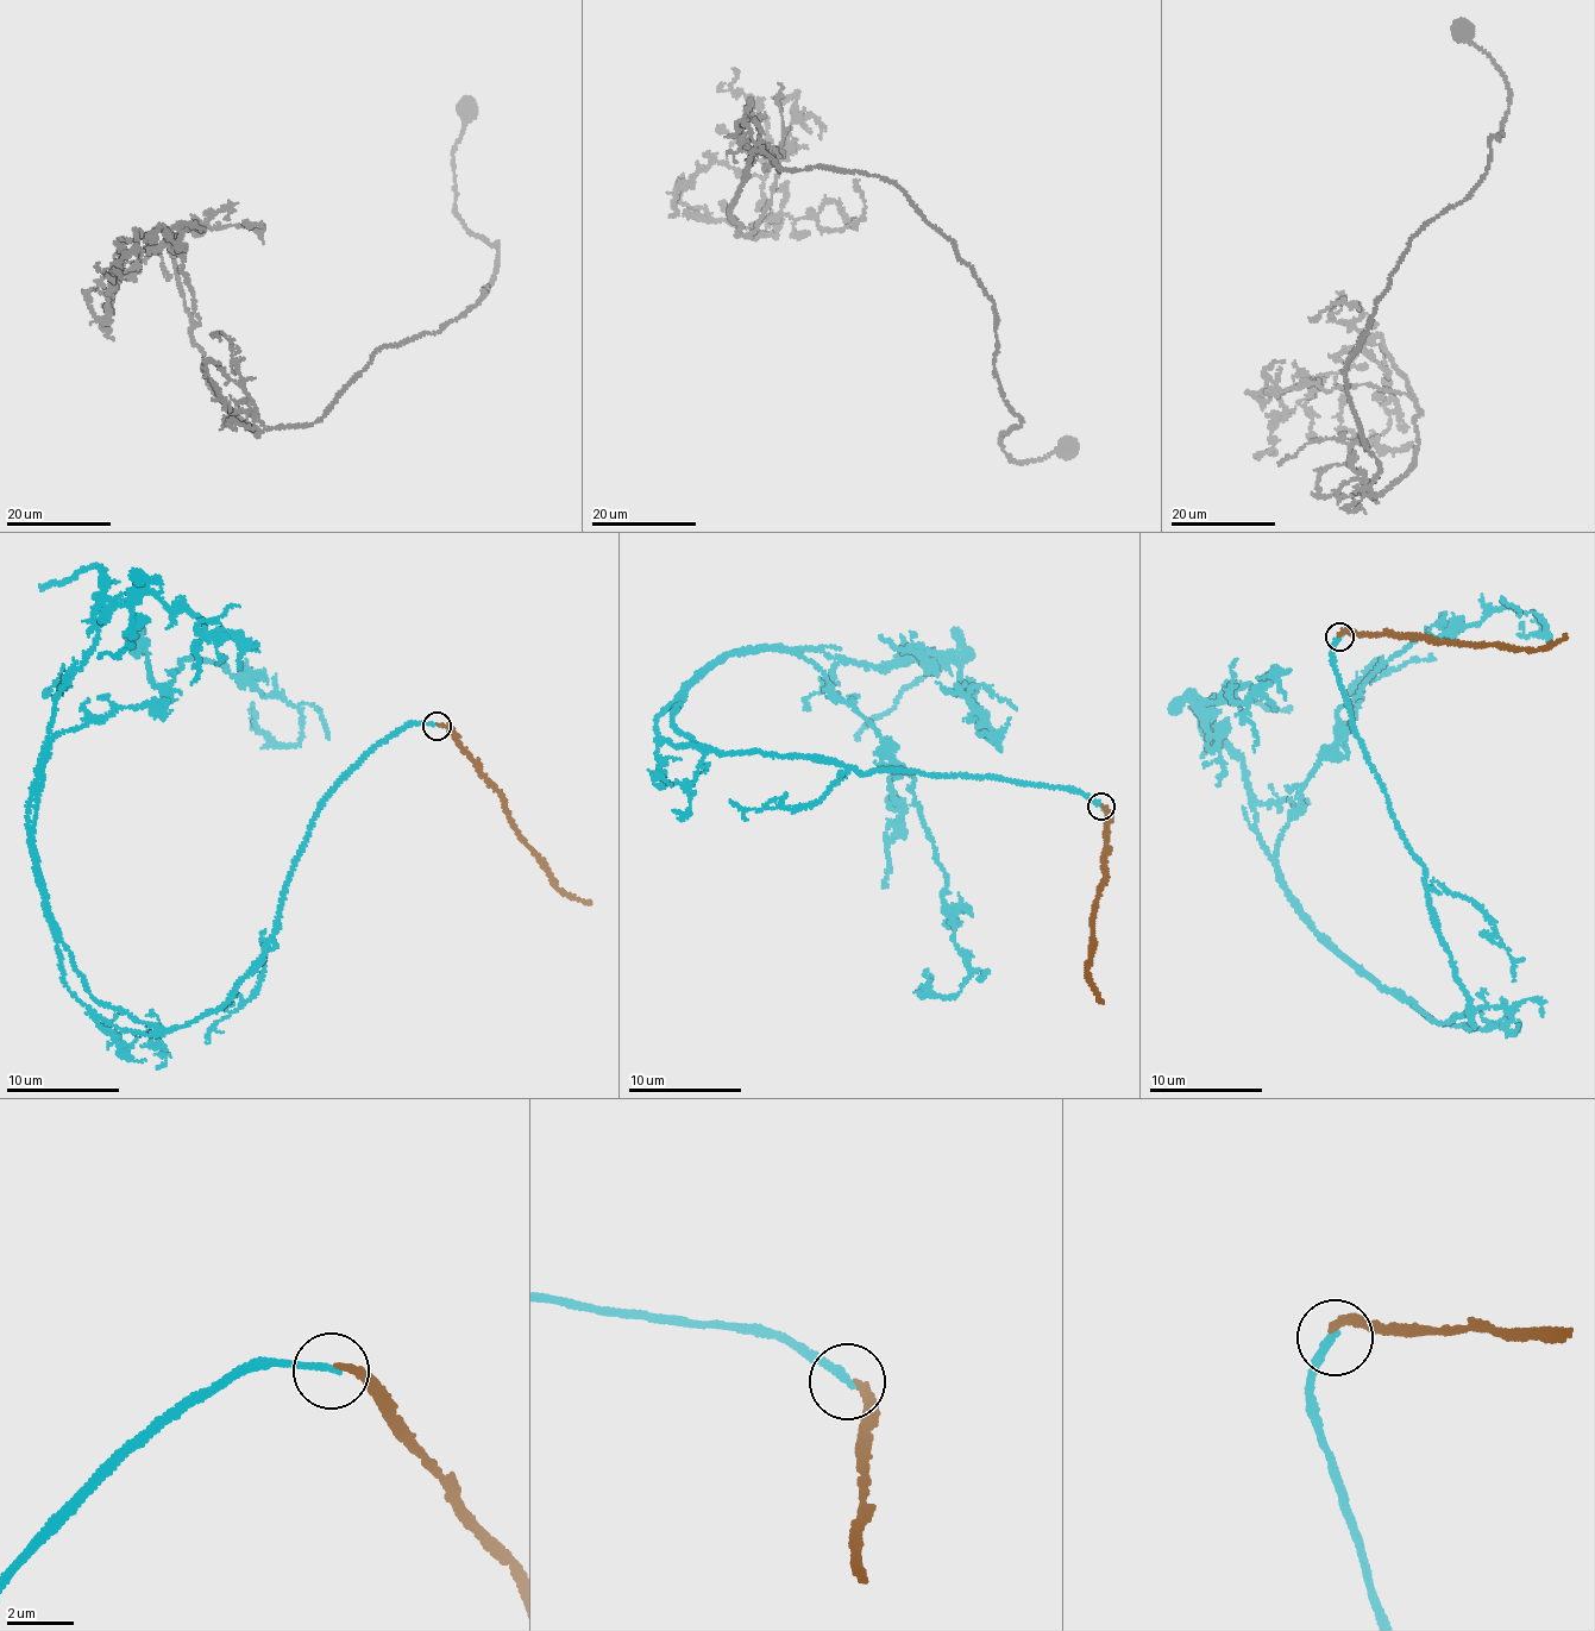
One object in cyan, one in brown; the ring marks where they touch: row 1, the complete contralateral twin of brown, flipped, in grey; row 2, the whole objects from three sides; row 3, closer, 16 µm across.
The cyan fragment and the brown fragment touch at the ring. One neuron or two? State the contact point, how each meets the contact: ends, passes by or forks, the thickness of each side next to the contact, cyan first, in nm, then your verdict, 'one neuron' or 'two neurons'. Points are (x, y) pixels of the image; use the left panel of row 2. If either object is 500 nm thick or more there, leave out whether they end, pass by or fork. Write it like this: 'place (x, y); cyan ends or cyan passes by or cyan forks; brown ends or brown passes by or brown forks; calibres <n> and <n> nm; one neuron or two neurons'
place (437, 726); cyan ends; brown ends; calibres 200 and 220 nm; two neurons

